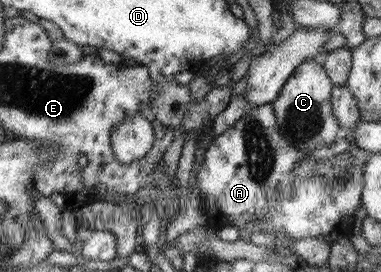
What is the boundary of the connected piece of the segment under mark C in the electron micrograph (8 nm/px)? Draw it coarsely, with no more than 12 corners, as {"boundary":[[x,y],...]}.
{"boundary":[[321,61],[293,70],[272,103],[283,138],[308,154],[345,138]]}

